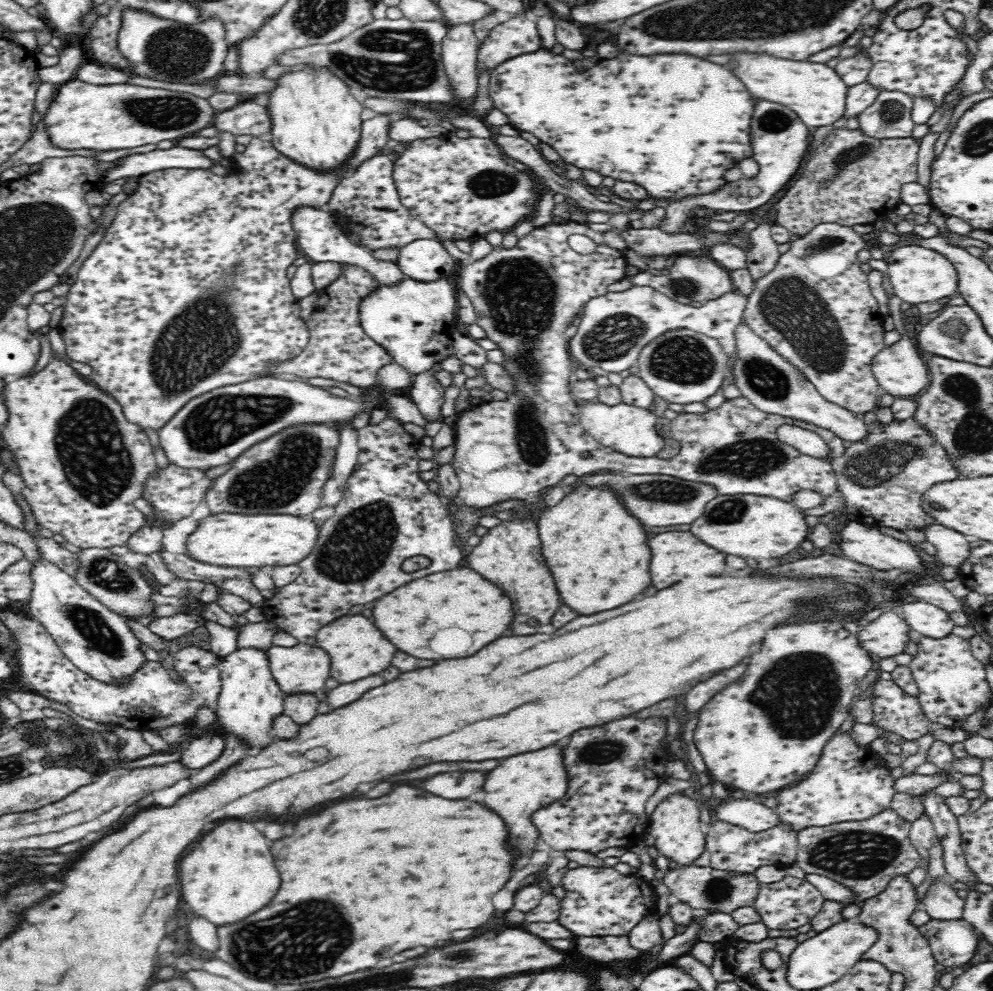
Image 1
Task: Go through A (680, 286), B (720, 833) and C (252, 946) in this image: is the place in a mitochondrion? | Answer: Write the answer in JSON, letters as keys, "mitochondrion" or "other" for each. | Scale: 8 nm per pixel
{"A":"mitochondrion","B":"other","C":"mitochondrion"}

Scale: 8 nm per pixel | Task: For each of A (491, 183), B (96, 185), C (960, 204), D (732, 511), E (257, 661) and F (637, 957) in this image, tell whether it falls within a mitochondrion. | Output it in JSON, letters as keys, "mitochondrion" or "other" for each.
{"A":"mitochondrion","B":"other","C":"other","D":"mitochondrion","E":"other","F":"other"}

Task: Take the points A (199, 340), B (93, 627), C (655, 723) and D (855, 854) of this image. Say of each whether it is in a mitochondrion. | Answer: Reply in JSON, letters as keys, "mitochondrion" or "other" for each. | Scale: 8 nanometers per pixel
{"A":"mitochondrion","B":"mitochondrion","C":"other","D":"mitochondrion"}

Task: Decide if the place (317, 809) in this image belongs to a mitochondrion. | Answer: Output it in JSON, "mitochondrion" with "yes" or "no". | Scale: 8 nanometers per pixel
{"mitochondrion":"no"}

